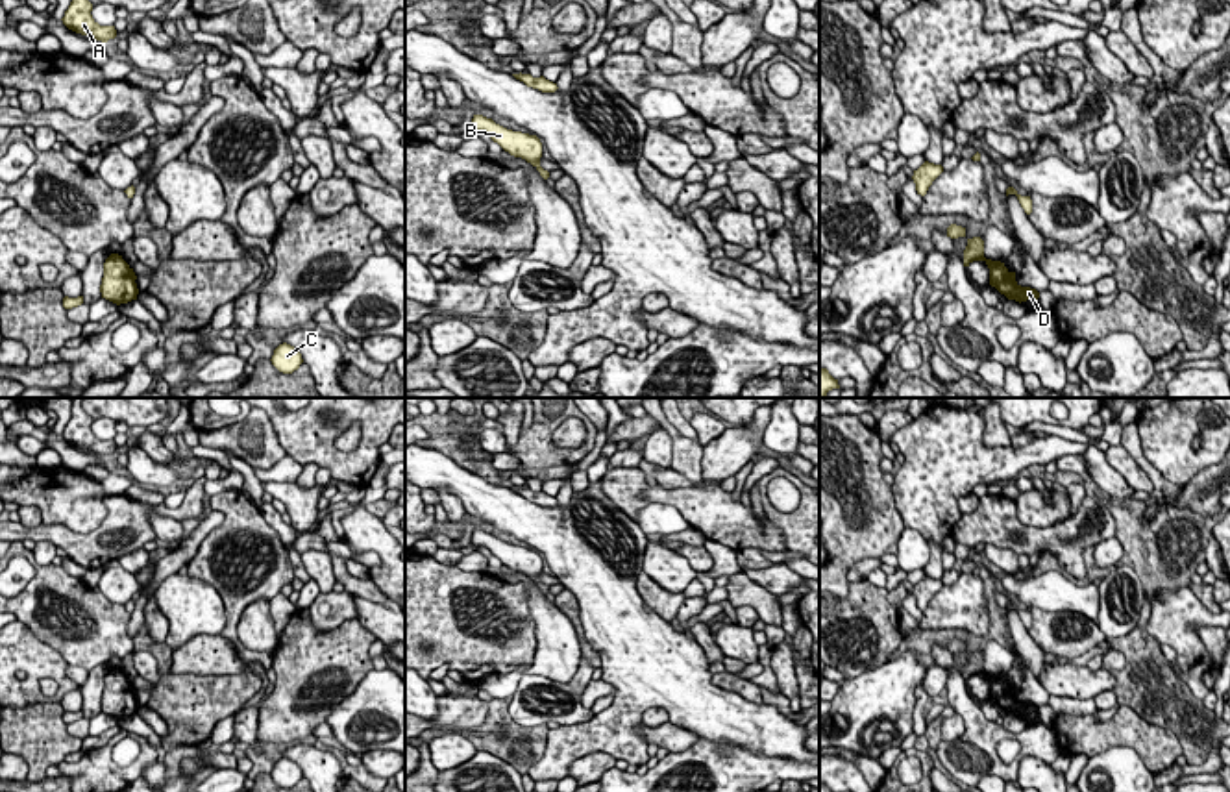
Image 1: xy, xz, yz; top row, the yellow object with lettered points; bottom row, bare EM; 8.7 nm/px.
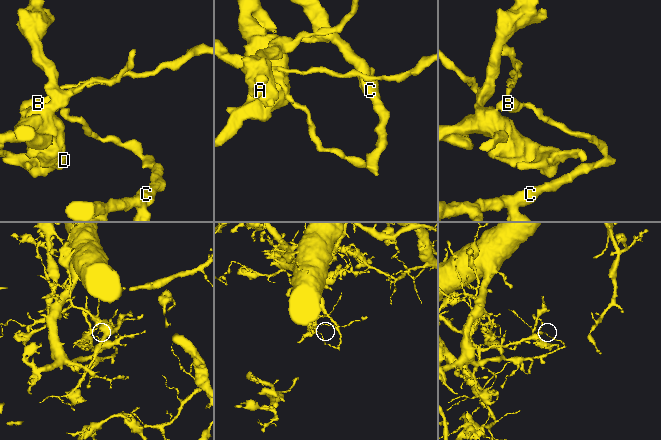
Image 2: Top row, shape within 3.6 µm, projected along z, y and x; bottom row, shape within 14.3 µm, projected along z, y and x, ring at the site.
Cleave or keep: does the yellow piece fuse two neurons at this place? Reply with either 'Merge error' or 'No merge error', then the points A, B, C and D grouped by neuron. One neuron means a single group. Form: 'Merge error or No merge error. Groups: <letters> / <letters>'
Merge error. Groups: A B D / C

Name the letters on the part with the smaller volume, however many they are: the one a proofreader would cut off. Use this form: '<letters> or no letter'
A, B, D

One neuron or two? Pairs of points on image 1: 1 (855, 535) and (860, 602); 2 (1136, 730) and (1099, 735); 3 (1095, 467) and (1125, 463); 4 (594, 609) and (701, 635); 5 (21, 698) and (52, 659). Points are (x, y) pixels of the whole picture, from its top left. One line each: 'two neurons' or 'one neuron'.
1: two neurons
2: one neuron
3: two neurons
4: two neurons
5: one neuron

